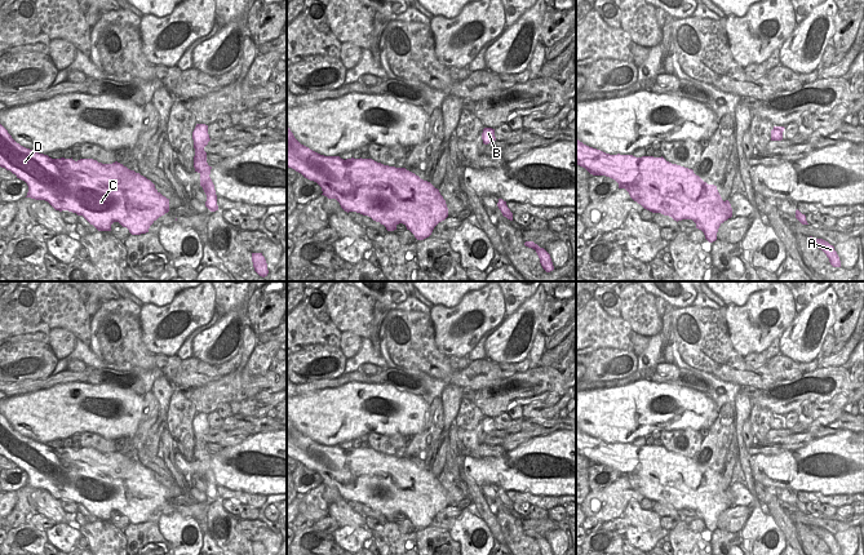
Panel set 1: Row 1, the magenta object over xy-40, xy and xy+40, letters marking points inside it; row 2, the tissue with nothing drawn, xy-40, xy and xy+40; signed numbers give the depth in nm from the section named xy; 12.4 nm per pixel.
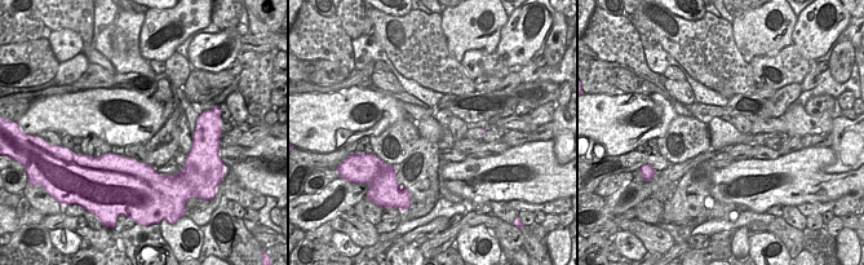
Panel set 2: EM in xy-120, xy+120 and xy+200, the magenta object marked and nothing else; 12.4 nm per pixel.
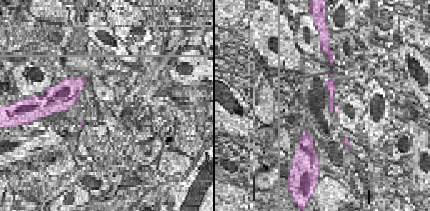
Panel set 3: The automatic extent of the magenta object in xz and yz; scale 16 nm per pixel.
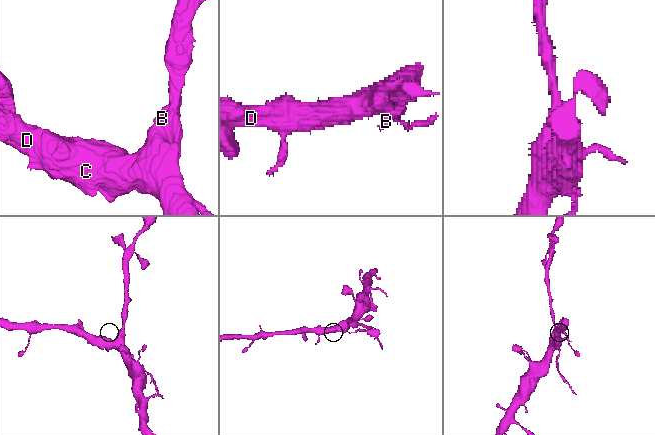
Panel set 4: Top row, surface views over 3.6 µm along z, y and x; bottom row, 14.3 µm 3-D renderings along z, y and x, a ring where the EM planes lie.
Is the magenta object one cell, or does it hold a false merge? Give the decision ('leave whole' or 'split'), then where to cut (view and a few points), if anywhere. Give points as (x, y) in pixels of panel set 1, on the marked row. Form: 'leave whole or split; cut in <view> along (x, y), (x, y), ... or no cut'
split; cut in xy along (512, 213), (506, 217)

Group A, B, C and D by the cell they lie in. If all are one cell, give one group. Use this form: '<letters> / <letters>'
A / B C D

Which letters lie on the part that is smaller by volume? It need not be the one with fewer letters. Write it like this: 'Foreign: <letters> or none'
Foreign: A

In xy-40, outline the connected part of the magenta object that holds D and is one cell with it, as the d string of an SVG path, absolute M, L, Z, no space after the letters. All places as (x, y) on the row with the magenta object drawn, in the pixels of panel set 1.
M1 124L0 166L27 183L26 197L45 200L56 210L83 216L98 231L111 231L111 225L119 222L132 235L146 234L159 217L169 212L169 199L150 179L123 164L102 164L93 159L52 159L17 143Z

